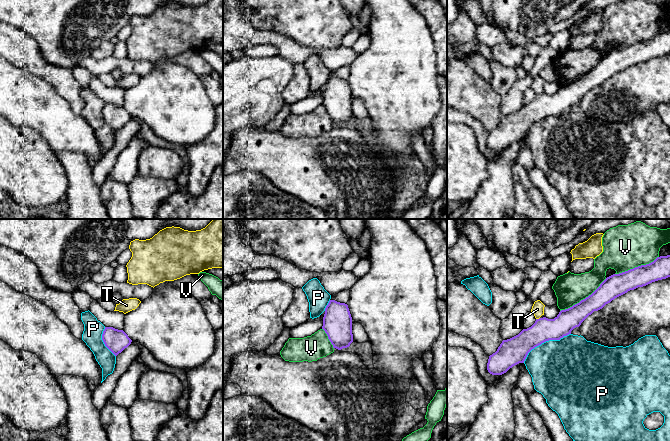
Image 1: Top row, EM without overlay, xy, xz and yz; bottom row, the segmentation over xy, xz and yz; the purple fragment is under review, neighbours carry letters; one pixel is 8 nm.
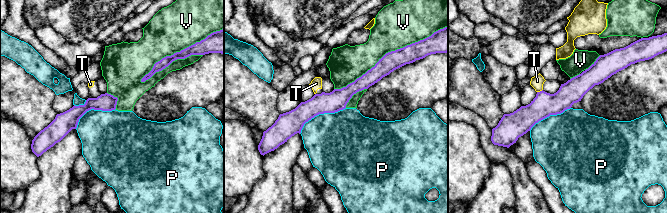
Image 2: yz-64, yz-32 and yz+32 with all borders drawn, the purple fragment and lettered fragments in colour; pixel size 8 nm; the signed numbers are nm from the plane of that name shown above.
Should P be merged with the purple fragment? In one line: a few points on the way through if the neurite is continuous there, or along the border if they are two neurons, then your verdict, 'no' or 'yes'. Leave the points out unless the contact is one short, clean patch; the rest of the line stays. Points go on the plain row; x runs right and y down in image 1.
no

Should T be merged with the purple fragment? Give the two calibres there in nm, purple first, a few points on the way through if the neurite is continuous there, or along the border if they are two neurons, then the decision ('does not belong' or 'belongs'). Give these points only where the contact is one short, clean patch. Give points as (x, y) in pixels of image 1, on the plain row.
calibres 190 and 100 nm; border yz (539, 93), (536, 95); does not belong

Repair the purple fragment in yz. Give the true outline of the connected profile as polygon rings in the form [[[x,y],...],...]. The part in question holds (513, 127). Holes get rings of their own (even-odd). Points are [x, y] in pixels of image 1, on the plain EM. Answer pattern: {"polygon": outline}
{"polygon": [[[670,31],[657,33],[653,38],[635,43],[628,47],[613,50],[607,53],[600,62],[588,73],[581,76],[572,83],[561,86],[554,95],[546,93],[536,95],[535,99],[523,105],[518,111],[503,116],[497,127],[489,132],[487,146],[492,151],[502,151],[513,142],[524,139],[528,129],[535,123],[549,116],[560,116],[564,112],[571,110],[571,107],[579,103],[581,99],[594,87],[602,85],[606,80],[615,74],[634,66],[638,63],[646,62],[652,58],[670,53]]]}

